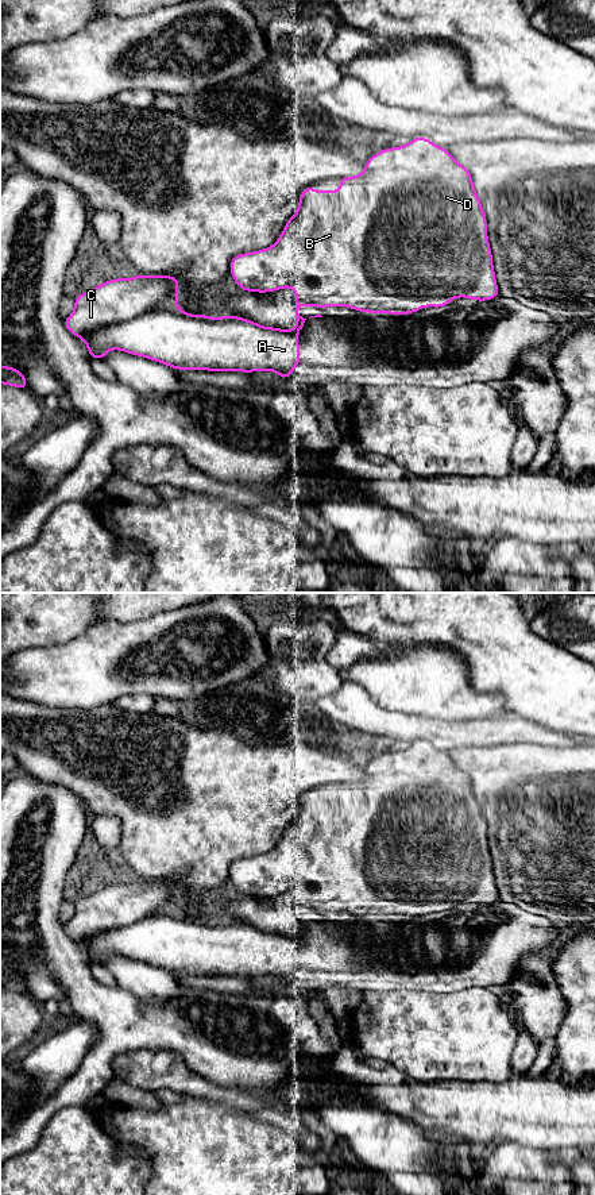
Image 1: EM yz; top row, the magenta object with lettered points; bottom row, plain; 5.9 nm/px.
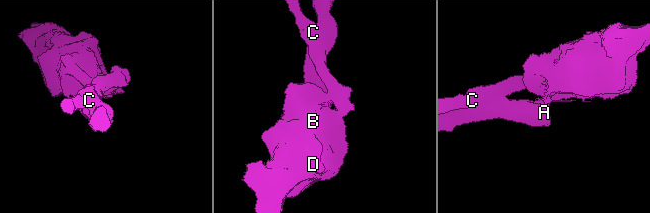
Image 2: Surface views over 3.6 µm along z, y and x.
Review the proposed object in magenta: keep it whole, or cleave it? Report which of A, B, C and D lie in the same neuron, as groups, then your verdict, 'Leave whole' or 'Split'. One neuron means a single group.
Groups: A / B C D. Split

